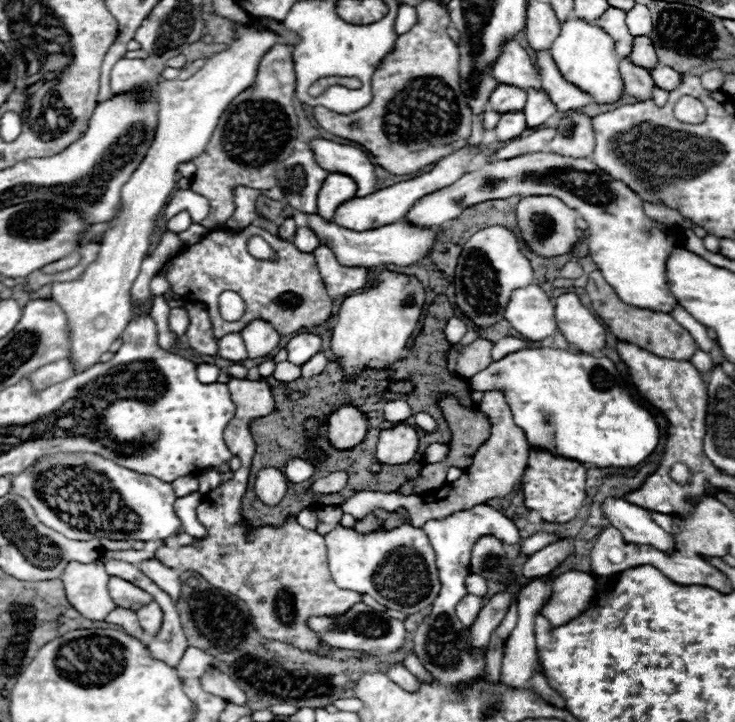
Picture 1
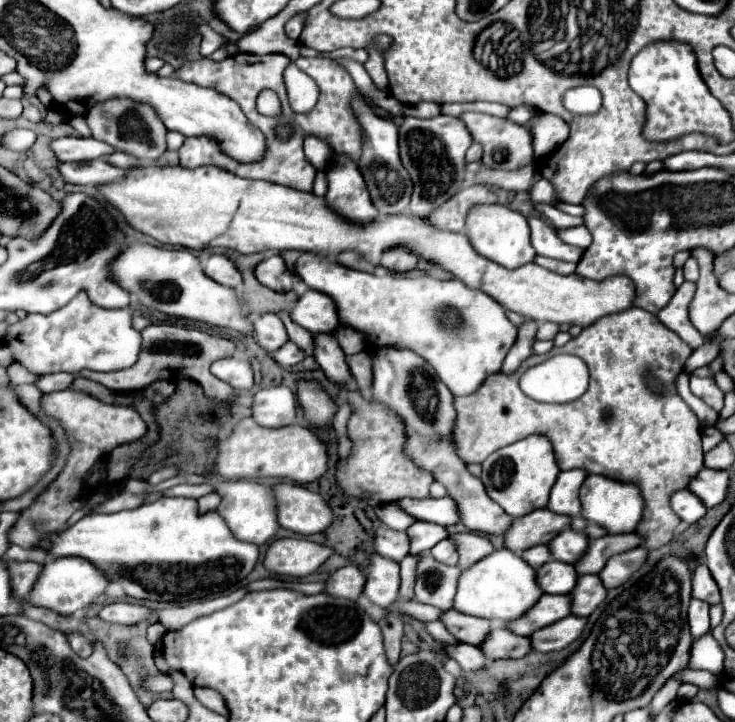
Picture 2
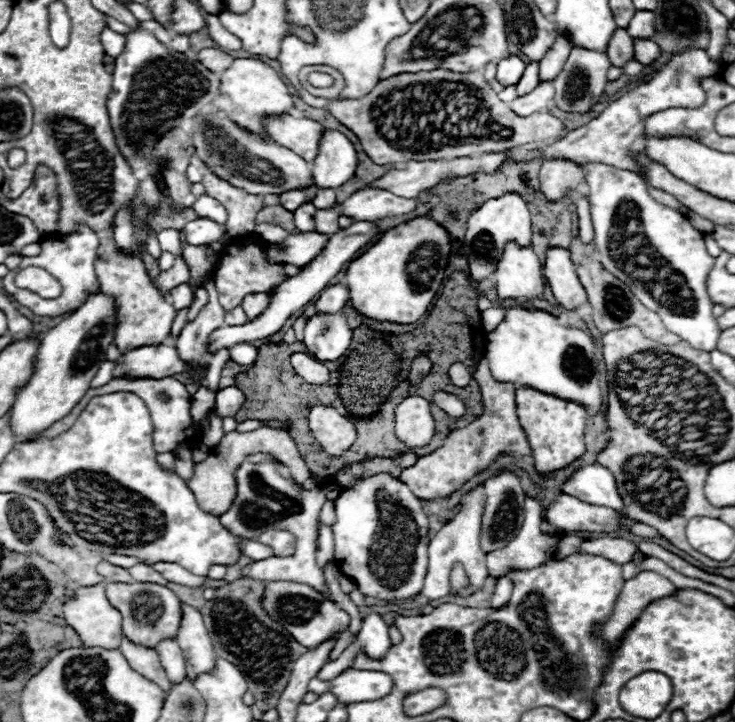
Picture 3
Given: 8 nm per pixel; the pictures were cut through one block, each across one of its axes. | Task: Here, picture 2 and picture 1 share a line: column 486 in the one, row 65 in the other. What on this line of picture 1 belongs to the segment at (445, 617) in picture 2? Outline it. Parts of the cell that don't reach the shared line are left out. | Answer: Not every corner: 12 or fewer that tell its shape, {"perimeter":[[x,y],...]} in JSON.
{"perimeter":[[620,60],[626,94],[652,100],[654,80],[648,70]]}

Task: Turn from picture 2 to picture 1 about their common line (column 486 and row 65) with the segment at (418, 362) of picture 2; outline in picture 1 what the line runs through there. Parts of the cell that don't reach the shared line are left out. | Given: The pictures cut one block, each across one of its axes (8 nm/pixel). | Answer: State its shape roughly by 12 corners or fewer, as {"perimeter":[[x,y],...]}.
{"perimeter":[[516,40],[494,64],[498,82],[542,90],[528,52]]}

